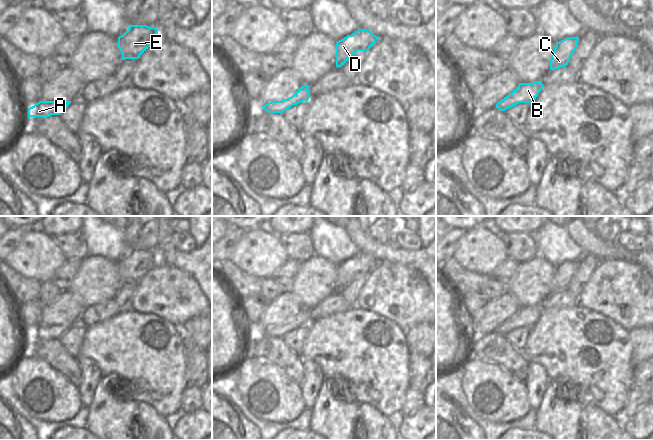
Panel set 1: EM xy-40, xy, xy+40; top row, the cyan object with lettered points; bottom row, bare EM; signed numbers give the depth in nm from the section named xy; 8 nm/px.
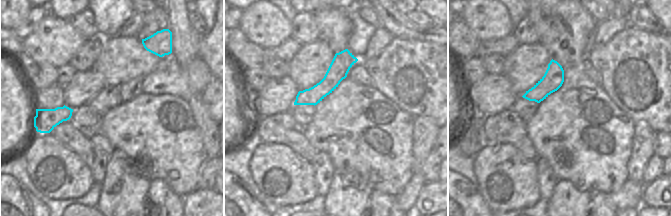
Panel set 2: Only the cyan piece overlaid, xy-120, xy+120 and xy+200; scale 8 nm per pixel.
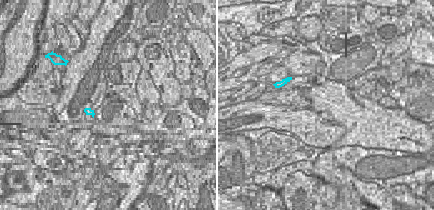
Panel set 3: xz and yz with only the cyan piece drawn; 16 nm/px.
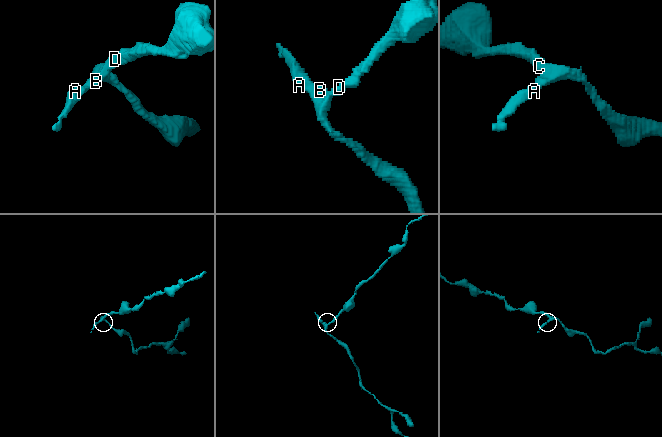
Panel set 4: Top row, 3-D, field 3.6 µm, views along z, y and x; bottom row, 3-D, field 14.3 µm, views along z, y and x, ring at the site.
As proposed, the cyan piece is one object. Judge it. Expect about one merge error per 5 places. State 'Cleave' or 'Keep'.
Keep

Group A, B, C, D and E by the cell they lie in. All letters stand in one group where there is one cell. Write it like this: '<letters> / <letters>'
A B C D E

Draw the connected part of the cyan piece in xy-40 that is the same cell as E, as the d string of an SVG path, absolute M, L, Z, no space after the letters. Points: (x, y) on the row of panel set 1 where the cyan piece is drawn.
M130 25L128 30L118 37L118 48L122 60L138 59L158 40L158 29L147 25Z

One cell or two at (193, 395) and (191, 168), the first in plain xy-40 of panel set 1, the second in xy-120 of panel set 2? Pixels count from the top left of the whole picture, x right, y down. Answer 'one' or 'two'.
two

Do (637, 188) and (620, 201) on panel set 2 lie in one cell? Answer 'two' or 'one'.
one

